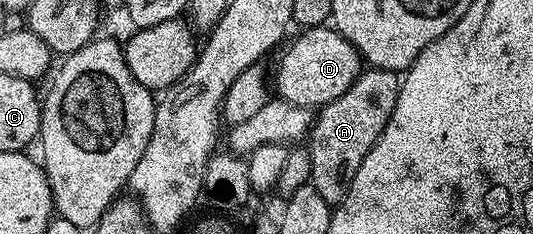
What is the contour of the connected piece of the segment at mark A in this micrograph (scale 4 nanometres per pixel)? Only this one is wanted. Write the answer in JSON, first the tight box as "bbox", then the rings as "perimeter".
{"bbox":[306,67,400,206],"perimeter":[[[368,67],[341,98],[333,98],[333,102],[318,109],[309,133],[311,144],[306,145],[306,150],[311,156],[310,184],[327,204],[337,206],[349,194],[349,186],[353,186],[365,154],[373,150],[393,114],[393,106],[397,106],[400,83],[400,73]]]}

